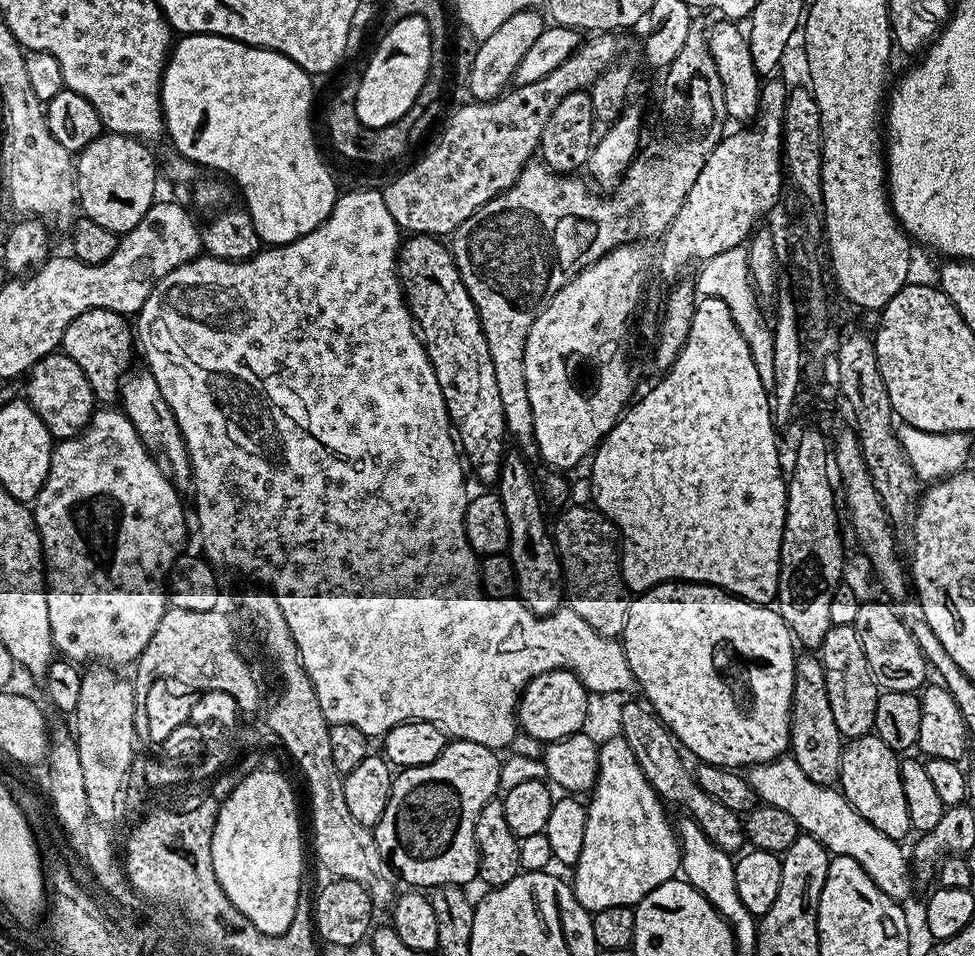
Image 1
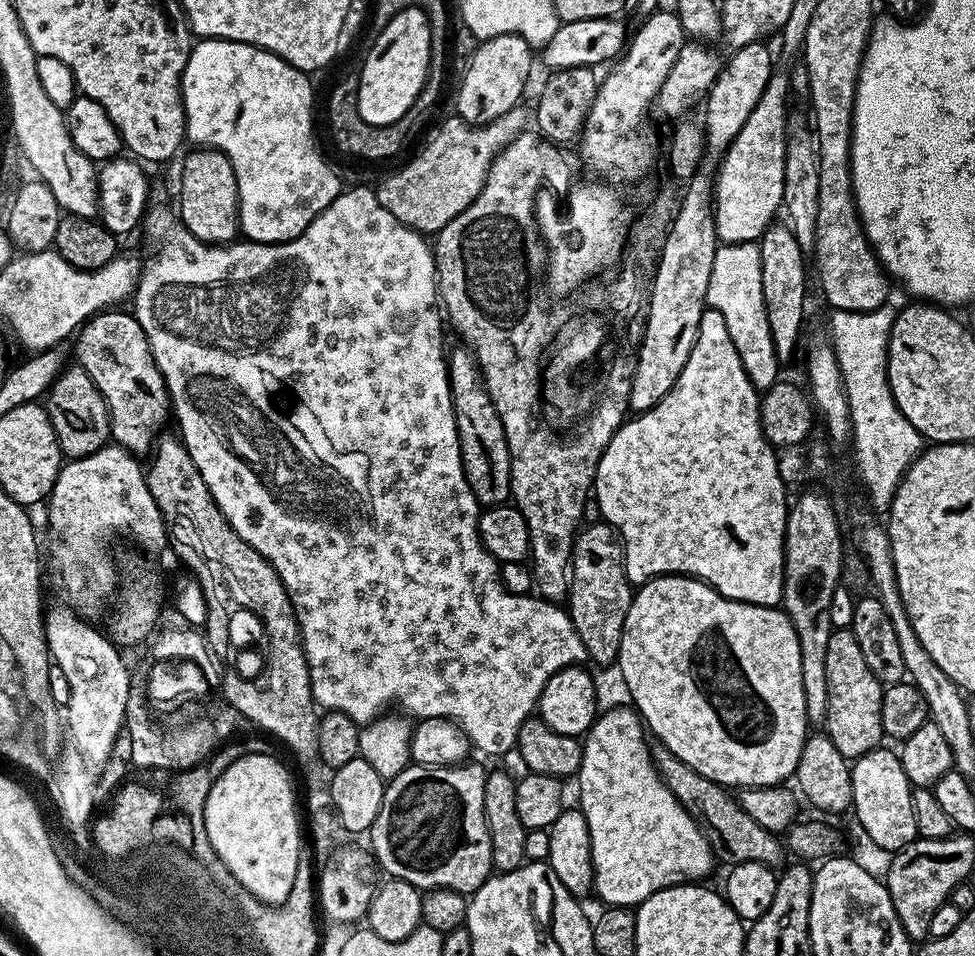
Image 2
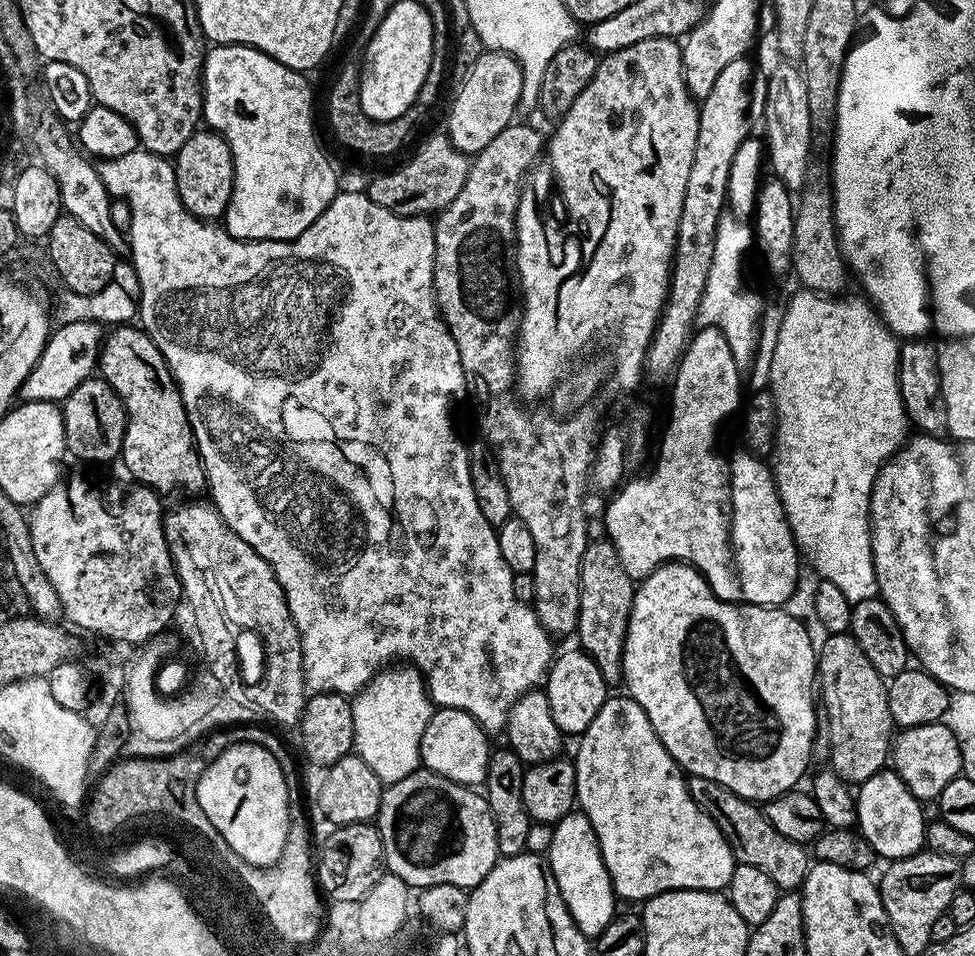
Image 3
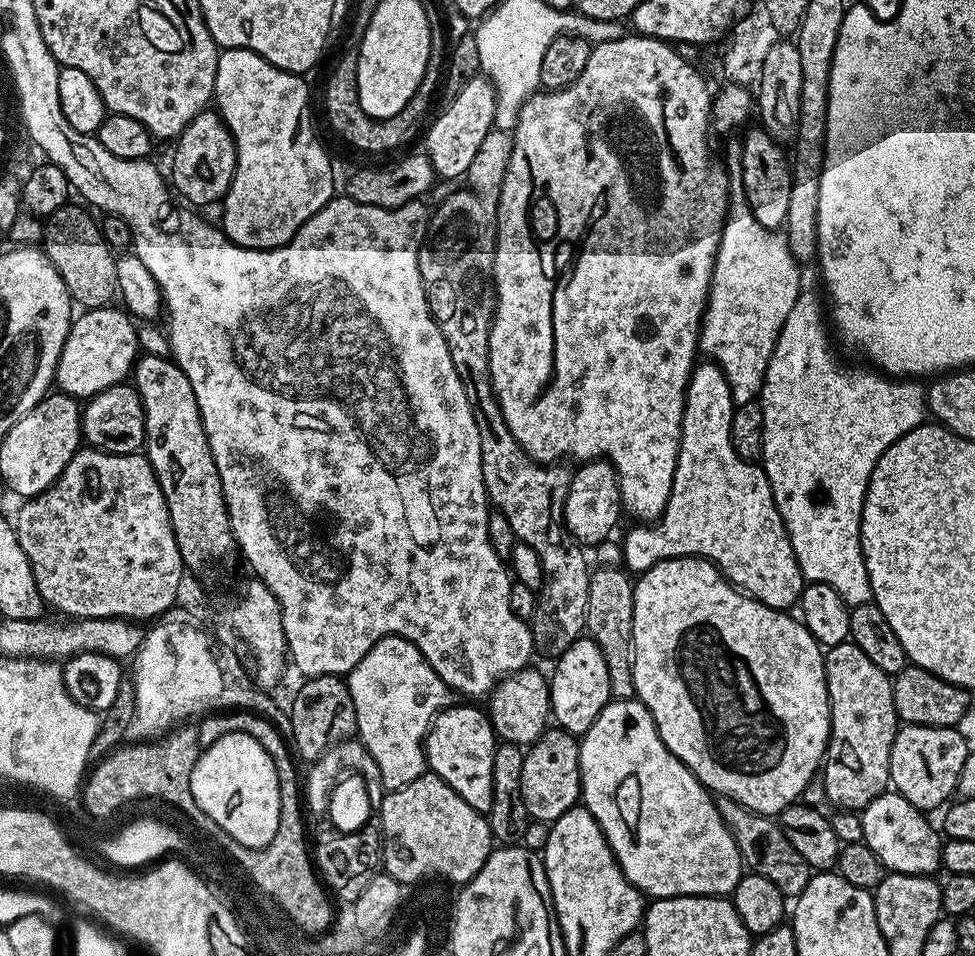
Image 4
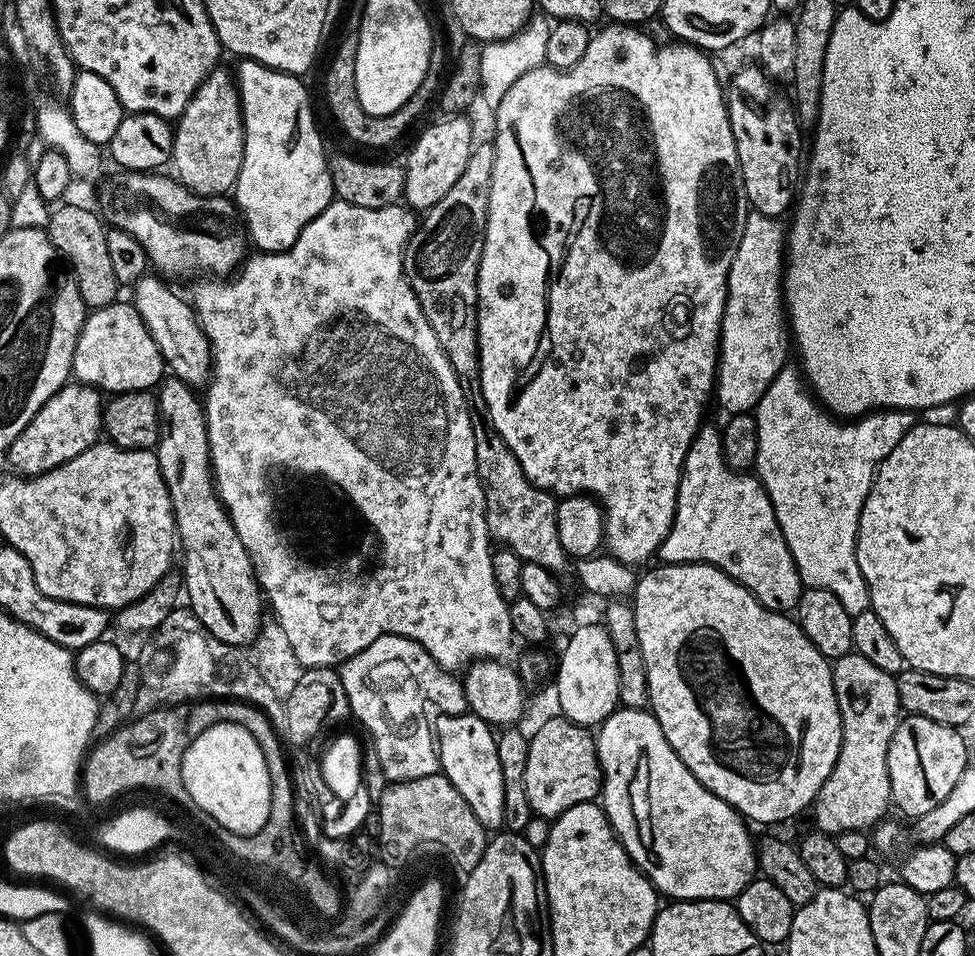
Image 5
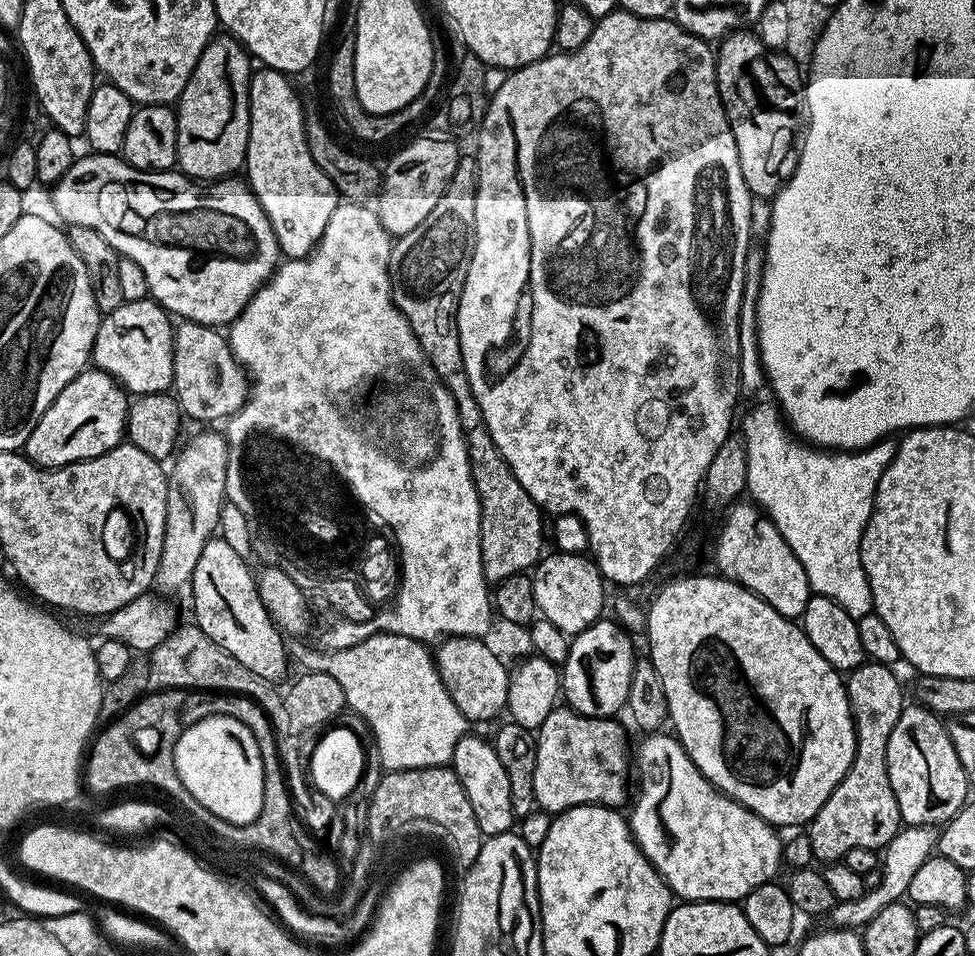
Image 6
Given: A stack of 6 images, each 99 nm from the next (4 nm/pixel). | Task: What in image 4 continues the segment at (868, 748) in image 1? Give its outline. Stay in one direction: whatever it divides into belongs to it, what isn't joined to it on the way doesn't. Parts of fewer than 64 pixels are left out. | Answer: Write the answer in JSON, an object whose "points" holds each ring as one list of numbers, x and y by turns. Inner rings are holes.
{"points":[[885,790,874,802,870,802,860,812,864,843,884,863,888,872,901,872,915,876,932,876,941,871,940,849,942,836,932,829,921,809,914,807,895,790]]}

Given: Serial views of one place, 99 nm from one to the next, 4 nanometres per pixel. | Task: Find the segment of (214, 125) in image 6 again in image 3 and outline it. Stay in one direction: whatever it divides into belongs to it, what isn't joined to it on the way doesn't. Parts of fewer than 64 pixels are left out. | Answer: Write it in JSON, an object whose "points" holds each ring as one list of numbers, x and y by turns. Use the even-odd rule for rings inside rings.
{"points":[[197,130,185,142,182,150,176,153,174,167,176,169,176,185,178,186,178,194,182,198,182,206,186,206,188,213,200,220,219,221,228,208,228,203,232,200,232,151,227,140,219,132]]}

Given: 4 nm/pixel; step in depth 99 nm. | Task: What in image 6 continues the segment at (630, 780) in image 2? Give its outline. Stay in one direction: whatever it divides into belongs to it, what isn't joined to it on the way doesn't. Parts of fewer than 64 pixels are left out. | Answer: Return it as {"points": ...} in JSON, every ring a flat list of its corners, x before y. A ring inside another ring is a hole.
{"points":[[648,734,643,737,644,741,640,744,640,749,634,752,634,772,640,775,640,793,635,793,634,799,631,801,632,816,630,815,630,827,632,836,636,839,637,846,642,850,642,854,650,863,658,870,658,874,668,884,669,890,672,891,673,897,679,898,684,902,695,902,698,900,723,900,725,902,740,902,745,896,750,894,750,890,754,890,758,886,769,883,773,879,772,876,779,868,782,868,782,836,779,836,777,829,773,825,767,824,761,816,755,816,749,808,744,808,738,801,732,797,724,795,719,788,715,788,713,784,707,780,698,770,698,766,694,766,694,762,686,754,686,750,681,746,680,741,675,735,667,734]]}

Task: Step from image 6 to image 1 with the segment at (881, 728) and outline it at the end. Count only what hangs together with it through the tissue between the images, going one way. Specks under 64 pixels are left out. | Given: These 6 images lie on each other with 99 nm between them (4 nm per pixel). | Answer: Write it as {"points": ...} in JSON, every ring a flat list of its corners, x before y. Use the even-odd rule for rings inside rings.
{"points":[[850,624,832,625,818,649,818,655,824,663,826,694,830,698,830,710,841,737,869,735,874,726,874,709,878,707,881,689,877,688,876,679,870,674,870,666,862,651,862,642,858,642,855,627]]}

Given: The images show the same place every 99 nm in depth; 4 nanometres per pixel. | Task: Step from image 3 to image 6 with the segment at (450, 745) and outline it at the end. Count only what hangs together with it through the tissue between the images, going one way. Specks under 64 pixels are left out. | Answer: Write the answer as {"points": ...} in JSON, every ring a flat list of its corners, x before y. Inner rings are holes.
{"points":[[465,734,454,746,450,767,462,782,466,798,470,798,470,806,474,806,474,818,478,818,481,837,500,836,503,832,512,832,514,817,510,806,510,778,506,778,506,770,502,770,502,762,498,762,495,747,489,741,487,744,482,737,472,735]]}

